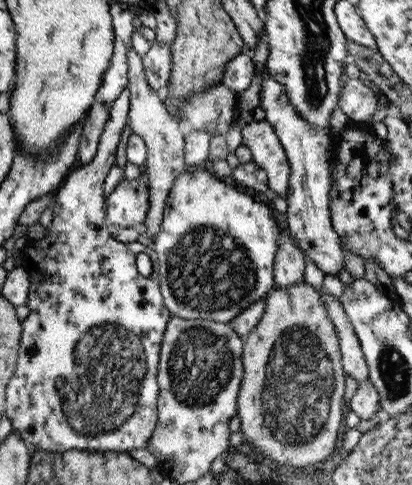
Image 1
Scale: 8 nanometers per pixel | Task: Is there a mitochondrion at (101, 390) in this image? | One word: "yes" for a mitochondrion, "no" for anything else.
yes

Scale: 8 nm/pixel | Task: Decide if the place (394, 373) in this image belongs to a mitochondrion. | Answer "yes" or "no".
yes

